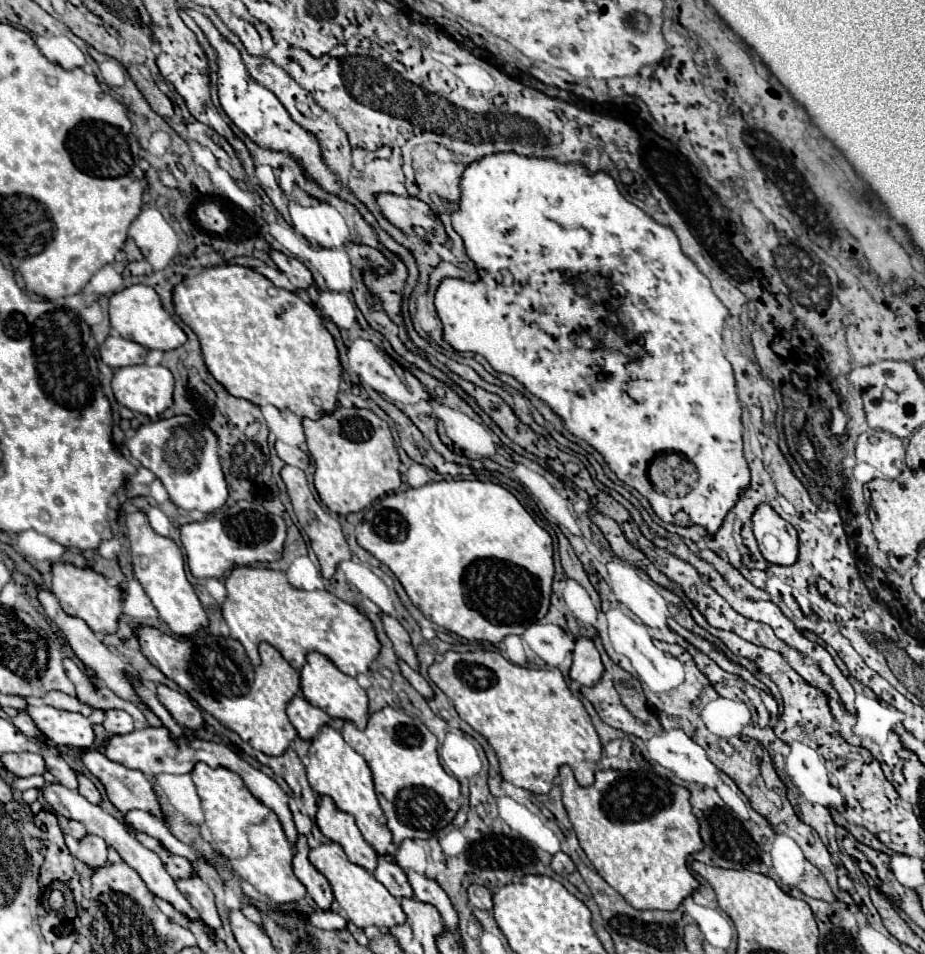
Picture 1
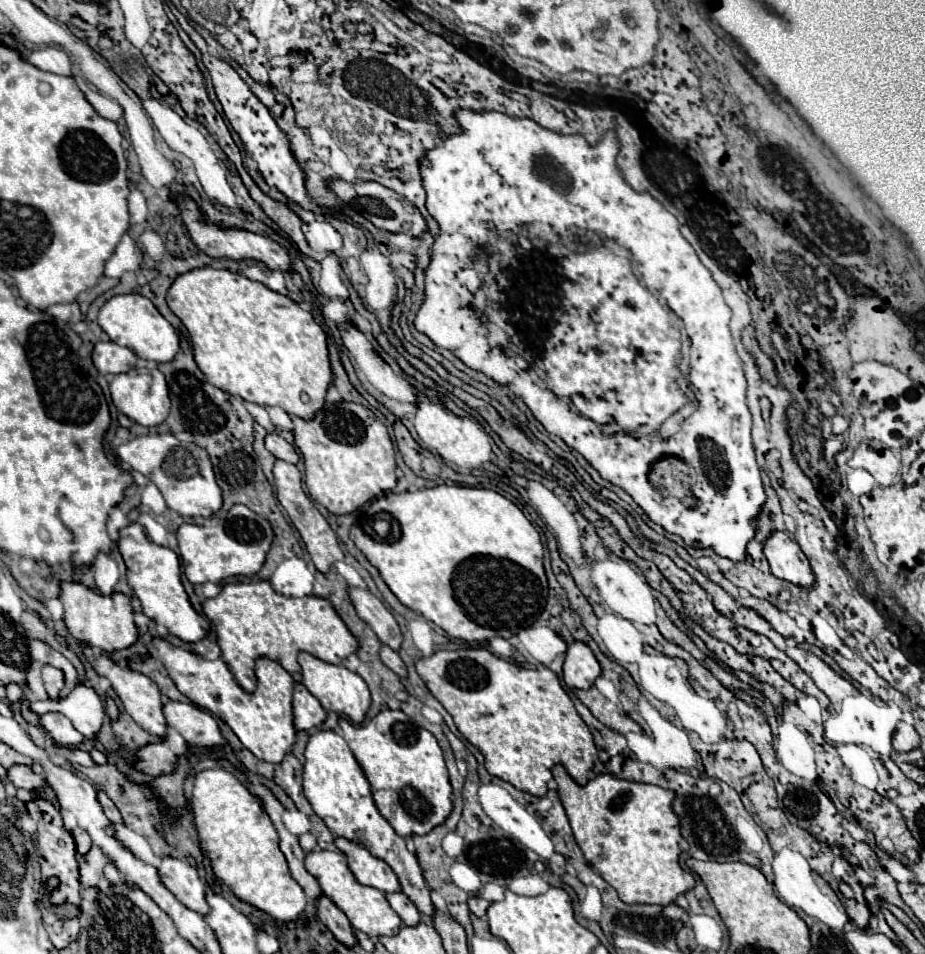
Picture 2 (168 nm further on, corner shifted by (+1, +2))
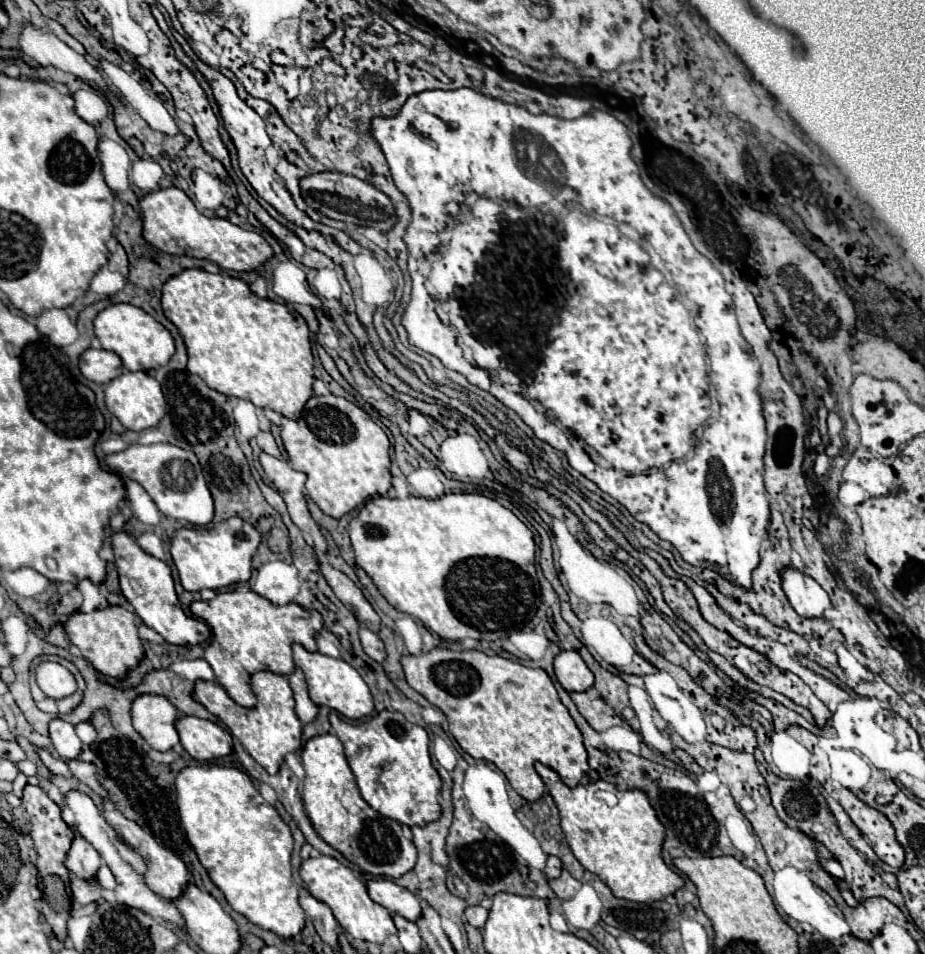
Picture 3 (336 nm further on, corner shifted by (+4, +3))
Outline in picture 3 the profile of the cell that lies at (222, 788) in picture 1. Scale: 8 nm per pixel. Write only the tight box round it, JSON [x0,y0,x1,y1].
[175,766,305,938]

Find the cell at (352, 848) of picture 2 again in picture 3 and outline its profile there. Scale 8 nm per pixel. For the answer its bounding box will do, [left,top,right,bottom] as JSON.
[367,880,423,922]

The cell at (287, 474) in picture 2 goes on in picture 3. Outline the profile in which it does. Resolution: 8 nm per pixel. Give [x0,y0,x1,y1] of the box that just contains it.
[259,452,327,552]

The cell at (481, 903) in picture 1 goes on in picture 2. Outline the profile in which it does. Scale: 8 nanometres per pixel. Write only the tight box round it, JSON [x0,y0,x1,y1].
[468,895,490,917]

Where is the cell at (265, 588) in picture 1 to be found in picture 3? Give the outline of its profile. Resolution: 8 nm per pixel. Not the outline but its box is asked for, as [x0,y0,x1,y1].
[191,590,323,708]

